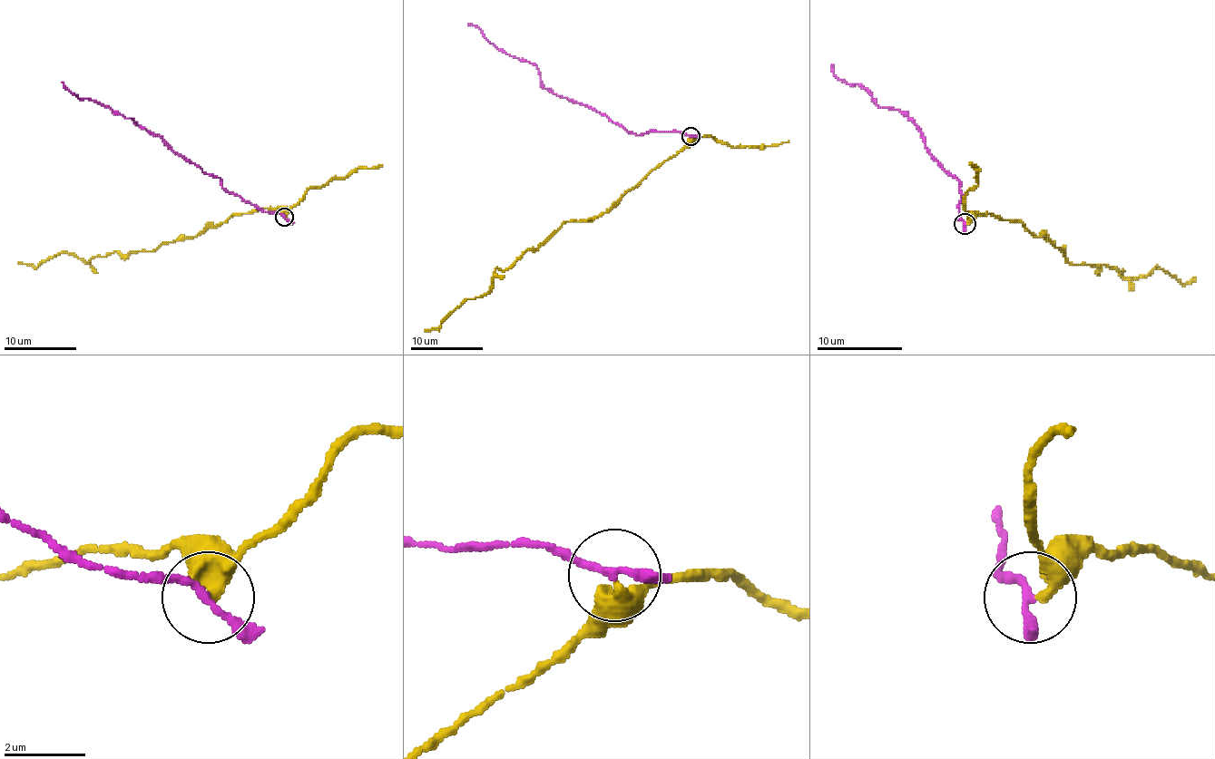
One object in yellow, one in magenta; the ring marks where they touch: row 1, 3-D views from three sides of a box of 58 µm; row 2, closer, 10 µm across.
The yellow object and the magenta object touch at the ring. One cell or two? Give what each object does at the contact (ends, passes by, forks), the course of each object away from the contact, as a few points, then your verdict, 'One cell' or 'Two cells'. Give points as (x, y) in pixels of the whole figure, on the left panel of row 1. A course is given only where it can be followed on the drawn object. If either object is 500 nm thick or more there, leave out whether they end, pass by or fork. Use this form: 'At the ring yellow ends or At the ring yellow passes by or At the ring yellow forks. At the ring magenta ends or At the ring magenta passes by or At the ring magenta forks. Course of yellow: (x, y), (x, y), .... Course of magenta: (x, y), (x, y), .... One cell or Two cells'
At the ring yellow ends. At the ring magenta passes by. Course of yellow: (285, 217), (278, 208), (232, 213), (151, 251), (86, 262), (60, 253), (38, 267), (18, 262). Course of magenta: (285, 217), (261, 211), (229, 193), (218, 178), (184, 160), (159, 136), (128, 118), (76, 96), (62, 82). Two cells

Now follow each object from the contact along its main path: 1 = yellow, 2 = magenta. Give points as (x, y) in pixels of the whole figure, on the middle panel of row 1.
1: (691, 137), (602, 214), (565, 221), (534, 250), (496, 268), (485, 294), (466, 298), (425, 331)
2: (691, 137), (679, 131), (635, 135), (591, 108), (560, 97), (542, 84), (534, 64), (496, 49), (468, 24)

